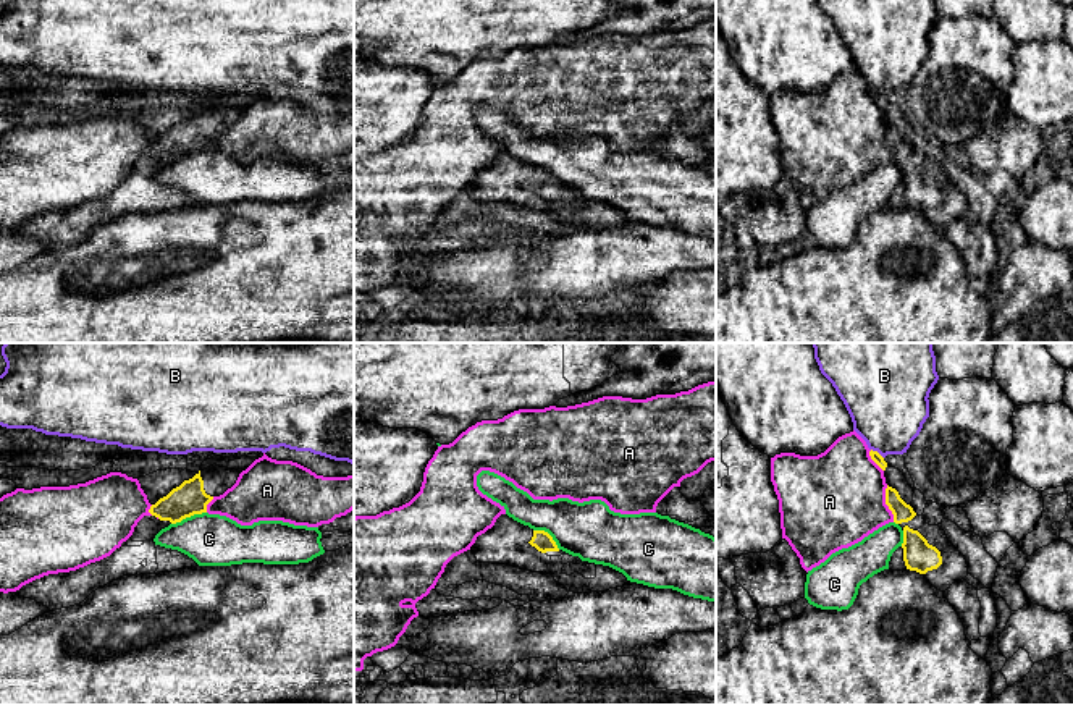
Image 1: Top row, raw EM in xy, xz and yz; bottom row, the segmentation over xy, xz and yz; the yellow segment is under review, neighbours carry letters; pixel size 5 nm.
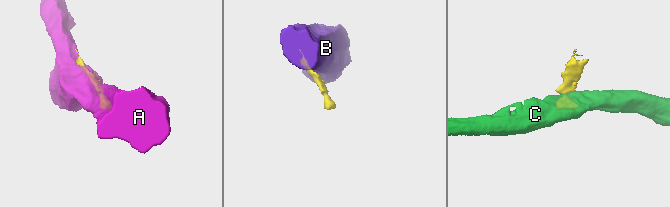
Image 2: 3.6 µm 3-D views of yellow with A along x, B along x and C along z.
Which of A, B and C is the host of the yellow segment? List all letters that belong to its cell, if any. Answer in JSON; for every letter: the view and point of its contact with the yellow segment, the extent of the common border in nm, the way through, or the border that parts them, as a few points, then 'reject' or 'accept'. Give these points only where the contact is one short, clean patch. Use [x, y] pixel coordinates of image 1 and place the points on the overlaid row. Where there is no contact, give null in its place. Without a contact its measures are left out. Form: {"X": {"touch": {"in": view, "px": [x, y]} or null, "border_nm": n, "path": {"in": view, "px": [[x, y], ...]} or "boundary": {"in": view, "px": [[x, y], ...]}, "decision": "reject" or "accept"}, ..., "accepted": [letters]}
{"A": {"touch": {"in": "yz", "px": [886, 503]}, "border_nm": 190, "decision": "reject"}, "B": {"touch": {"in": "yz", "px": [878, 453]}, "border_nm": 80, "decision": "reject"}, "C": {"touch": {"in": "xy", "px": [188, 516]}, "border_nm": 190, "boundary": {"in": "xy", "px": [[206, 511], [194, 513], [172, 524]]}, "decision": "reject"}, "accepted": []}

